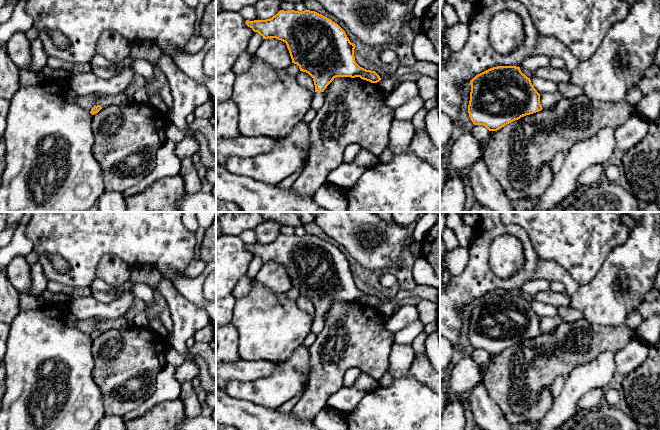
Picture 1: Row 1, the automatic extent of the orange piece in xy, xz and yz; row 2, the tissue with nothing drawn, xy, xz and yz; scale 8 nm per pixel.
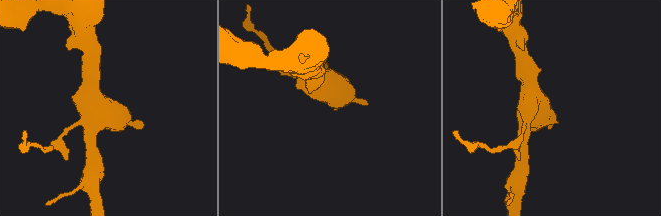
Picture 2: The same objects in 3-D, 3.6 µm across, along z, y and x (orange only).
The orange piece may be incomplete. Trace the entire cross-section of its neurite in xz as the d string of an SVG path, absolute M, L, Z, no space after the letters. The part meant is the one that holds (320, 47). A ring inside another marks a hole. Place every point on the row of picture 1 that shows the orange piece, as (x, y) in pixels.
M280 10L275 16L266 20L246 20L246 25L258 32L263 39L276 38L286 43L292 63L299 66L300 71L308 73L314 81L315 92L310 110L305 115L305 123L310 124L316 112L324 104L324 90L336 77L360 77L371 83L381 80L371 70L360 67L354 57L355 44L351 43L345 31L331 19L310 10L302 12Z

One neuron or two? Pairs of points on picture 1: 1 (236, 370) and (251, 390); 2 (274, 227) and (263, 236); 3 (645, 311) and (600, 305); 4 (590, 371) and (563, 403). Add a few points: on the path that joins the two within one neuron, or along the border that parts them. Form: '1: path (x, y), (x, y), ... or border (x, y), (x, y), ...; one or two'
1: border (267, 376), (253, 380), (229, 380), (226, 384); two
2: path (271, 229), (266, 233); one
3: border (645, 301), (637, 309); two
4: path (582, 379), (570, 395); one

